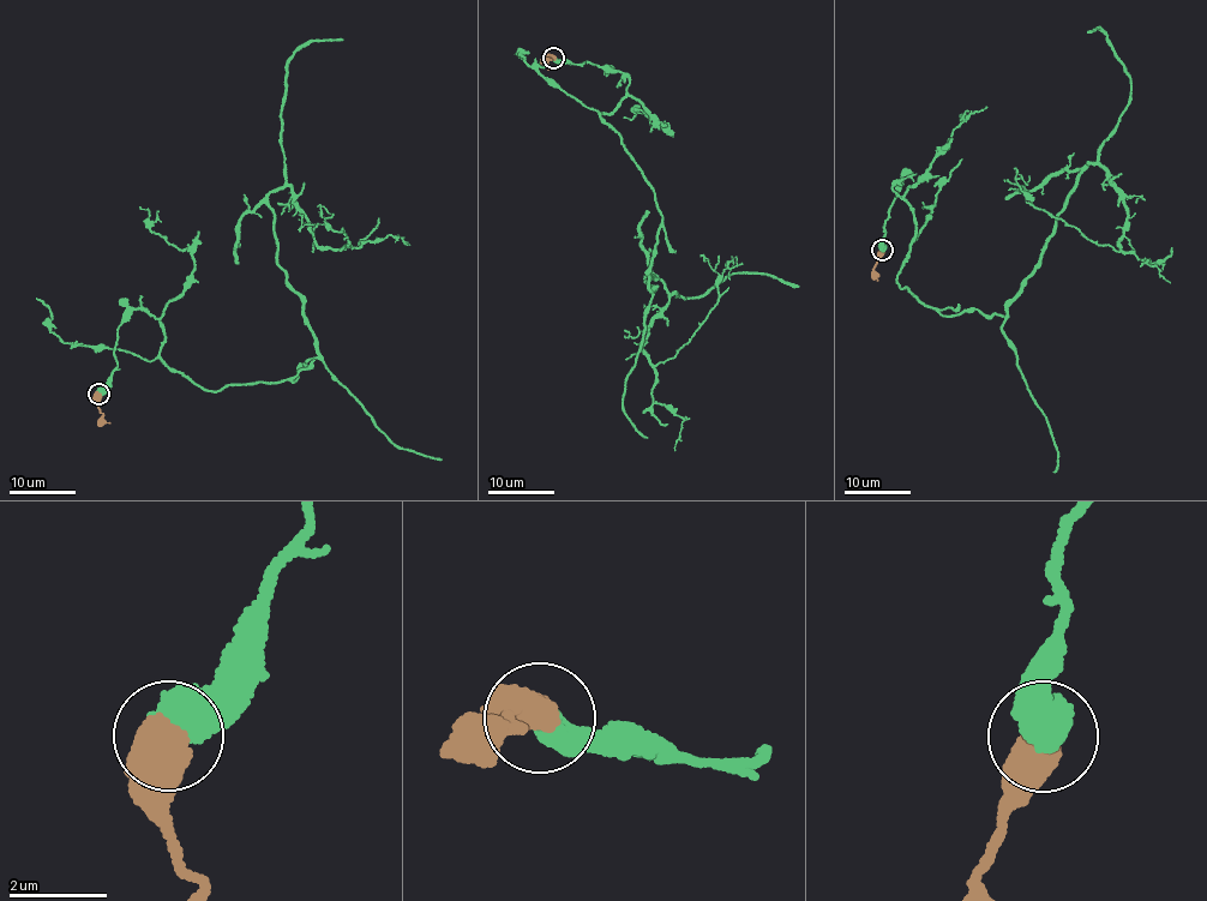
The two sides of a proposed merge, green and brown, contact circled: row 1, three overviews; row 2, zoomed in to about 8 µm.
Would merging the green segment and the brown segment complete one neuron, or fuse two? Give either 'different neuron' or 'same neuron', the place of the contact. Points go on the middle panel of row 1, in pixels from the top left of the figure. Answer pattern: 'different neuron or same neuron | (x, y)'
different neuron | (553, 58)

